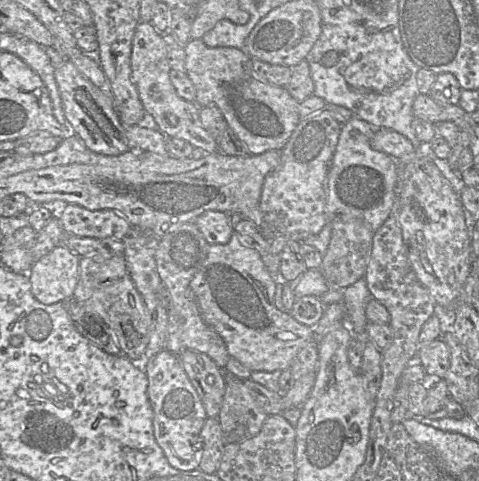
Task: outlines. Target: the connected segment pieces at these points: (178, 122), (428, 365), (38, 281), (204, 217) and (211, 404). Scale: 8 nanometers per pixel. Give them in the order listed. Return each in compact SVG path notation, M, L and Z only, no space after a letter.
M140 21L135 29L131 52L132 80L137 87L139 98L147 115L152 117L154 127L171 138L188 141L196 148L218 152L216 140L201 125L200 107L195 102L181 98L170 79L167 44L163 36L151 23Z
M435 339L421 346L415 358L428 377L445 378L450 365L450 349L442 339Z
M58 246L36 261L28 272L33 296L51 305L73 295L79 280L81 257L64 246Z
M206 211L193 221L210 244L227 244L234 234L234 217L219 211Z
M184 350L177 355L208 417L217 418L226 390L226 371L205 354Z

